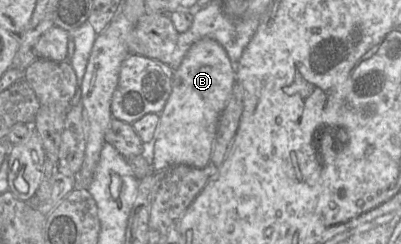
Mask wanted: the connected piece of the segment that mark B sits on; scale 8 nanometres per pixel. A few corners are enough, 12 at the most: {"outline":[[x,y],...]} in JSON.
{"outline":[[202,38],[173,71],[153,171],[208,165],[235,65]]}

